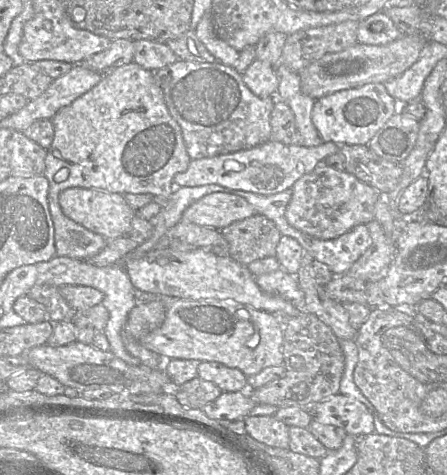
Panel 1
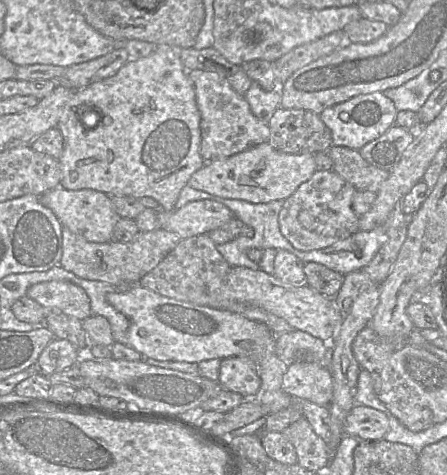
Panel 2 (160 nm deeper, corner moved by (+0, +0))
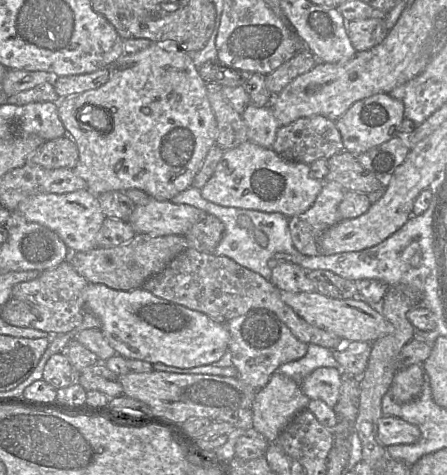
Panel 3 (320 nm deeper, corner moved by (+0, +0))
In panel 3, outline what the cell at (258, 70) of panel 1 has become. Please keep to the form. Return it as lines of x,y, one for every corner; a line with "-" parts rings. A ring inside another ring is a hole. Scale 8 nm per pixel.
249,103
242,118
247,127
248,141
264,148
272,148
280,125
270,106
257,107

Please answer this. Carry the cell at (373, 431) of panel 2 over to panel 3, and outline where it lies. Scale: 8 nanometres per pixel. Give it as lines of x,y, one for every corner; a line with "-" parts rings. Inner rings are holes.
383,415
377,426
377,438
385,446
394,444
412,444
419,440
419,428
401,418

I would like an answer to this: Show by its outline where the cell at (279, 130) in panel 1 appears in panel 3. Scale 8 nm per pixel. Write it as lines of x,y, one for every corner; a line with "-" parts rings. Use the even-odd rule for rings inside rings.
321,115
280,126
271,149
285,160
308,165
345,150
335,122

